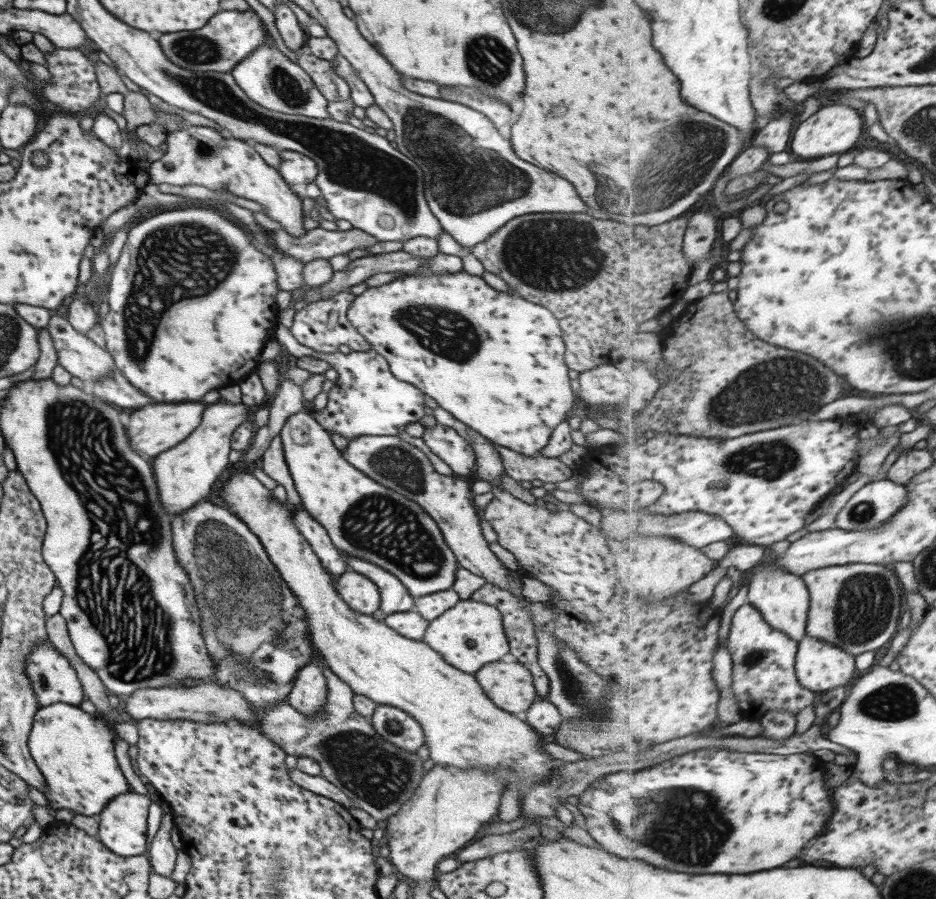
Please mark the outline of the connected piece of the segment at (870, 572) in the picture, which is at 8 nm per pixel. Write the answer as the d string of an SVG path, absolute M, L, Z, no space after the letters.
M851 563L846 565L818 568L817 570L806 572L802 577L808 585L811 598L807 628L809 636L814 636L820 638L821 640L833 643L835 646L846 650L849 654L859 656L859 654L863 654L863 652L871 652L879 650L879 648L883 648L885 644L889 644L889 642L894 639L893 636L895 636L895 632L900 632L900 620L902 619L902 612L905 609L904 605L906 600L903 598L903 588L901 588L901 582L899 582L899 578L897 577L897 574L894 572L892 567L881 564Z

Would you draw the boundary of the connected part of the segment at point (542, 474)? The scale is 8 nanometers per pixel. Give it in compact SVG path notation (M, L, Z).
M491 443L500 456L504 473L518 483L532 480L555 483L567 480L573 474L573 470L561 463L557 457L528 457Z

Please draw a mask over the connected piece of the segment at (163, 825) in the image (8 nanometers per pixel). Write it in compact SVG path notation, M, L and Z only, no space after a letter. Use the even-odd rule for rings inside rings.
M163 813L159 827L149 847L145 850L145 855L150 864L150 872L171 880L171 872L173 872L177 851L178 846L175 842L172 814Z

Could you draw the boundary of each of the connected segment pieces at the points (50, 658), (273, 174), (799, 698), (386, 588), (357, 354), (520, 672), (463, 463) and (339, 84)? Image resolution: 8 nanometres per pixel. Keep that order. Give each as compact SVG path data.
M47 640L38 642L26 656L25 674L30 680L38 708L56 702L64 702L77 707L80 702L83 702L83 689L76 677L76 672L71 668L68 660Z
M193 125L169 131L166 133L165 143L165 154L150 162L149 183L166 184L171 189L185 184L198 184L211 190L227 188L235 196L243 196L260 204L263 213L279 222L287 234L302 237L307 232L301 228L301 209L305 209L308 204L306 201L299 201L299 196L289 189L278 170L267 165L257 155L252 143L233 137L225 138L211 127Z
M747 601L732 617L727 649L733 660L731 688L744 717L757 717L757 721L761 721L760 717L766 712L779 708L799 712L819 699L820 694L804 687L797 676L798 640L773 628L762 612Z
M345 555L345 562L351 566L351 570L361 573L378 588L380 596L379 610L383 614L411 611L414 608L413 597L393 574L384 571L381 567L363 559Z
M277 322L273 326L274 339L279 342L285 352L298 358L311 356L328 362L337 371L337 378L327 394L327 404L323 409L309 413L327 431L339 434L347 441L358 436L393 437L405 430L407 424L418 422L425 414L423 394L408 382L397 380L389 370L385 359L373 349L368 351L349 351L347 354L335 351L329 354L312 351L301 346L291 332Z
M501 659L481 666L473 674L485 696L497 708L517 714L525 712L537 694L532 685L530 672L516 662L503 662Z
M436 423L431 428L425 428L422 434L422 440L429 450L438 456L449 468L451 468L454 476L469 474L474 467L474 452L467 443L459 437L459 433L442 423Z
M303 46L297 52L297 64L307 73L316 89L331 102L343 102L350 96L350 88L345 79L332 70L331 61L313 56Z

